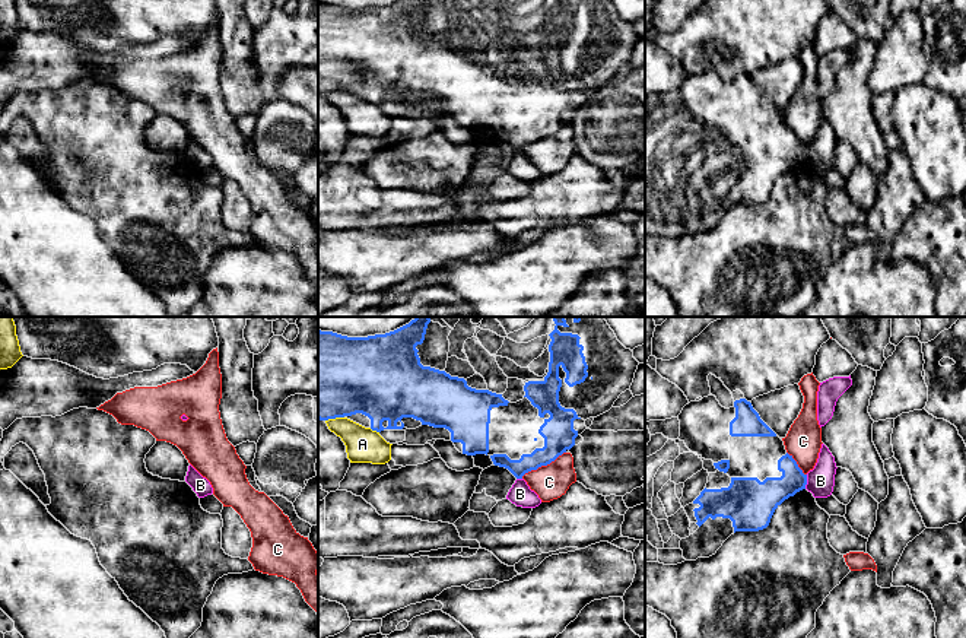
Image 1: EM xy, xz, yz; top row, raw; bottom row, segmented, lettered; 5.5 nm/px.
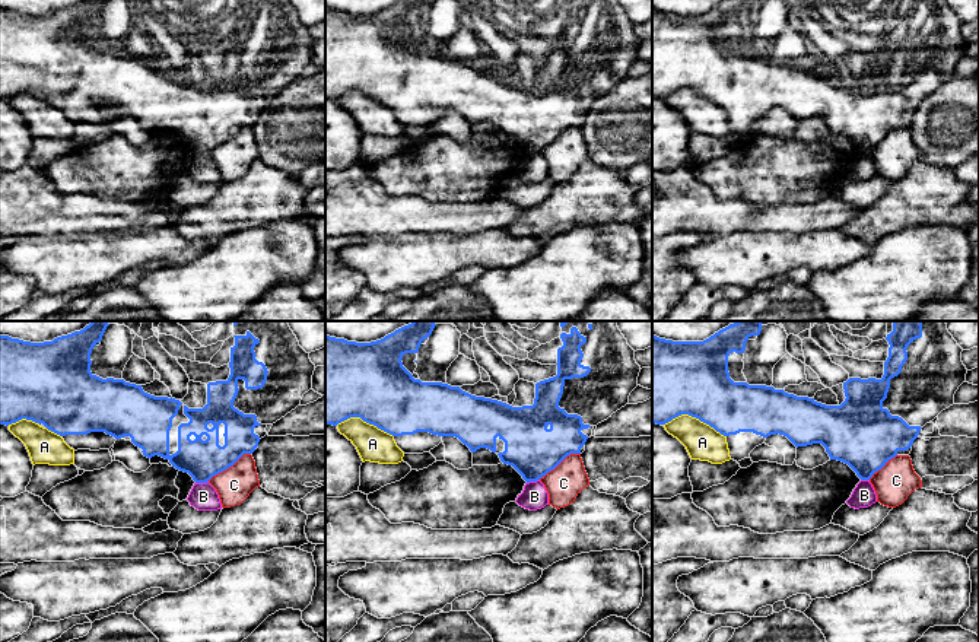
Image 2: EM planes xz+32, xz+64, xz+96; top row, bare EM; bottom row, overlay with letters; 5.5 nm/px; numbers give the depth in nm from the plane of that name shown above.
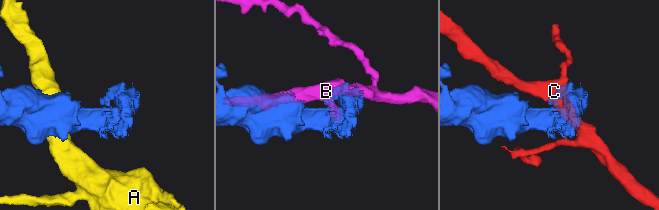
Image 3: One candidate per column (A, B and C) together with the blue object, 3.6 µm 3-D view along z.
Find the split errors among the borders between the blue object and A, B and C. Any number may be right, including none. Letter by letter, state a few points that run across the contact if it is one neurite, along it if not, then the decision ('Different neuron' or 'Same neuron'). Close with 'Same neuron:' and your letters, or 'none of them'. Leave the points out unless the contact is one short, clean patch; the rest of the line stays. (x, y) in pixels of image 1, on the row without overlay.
A: Different neuron
B: Different neuron
C: Line: xz (565, 124), (549, 136), (528, 143), (521, 151). Different neuron
Same neuron: none of them

